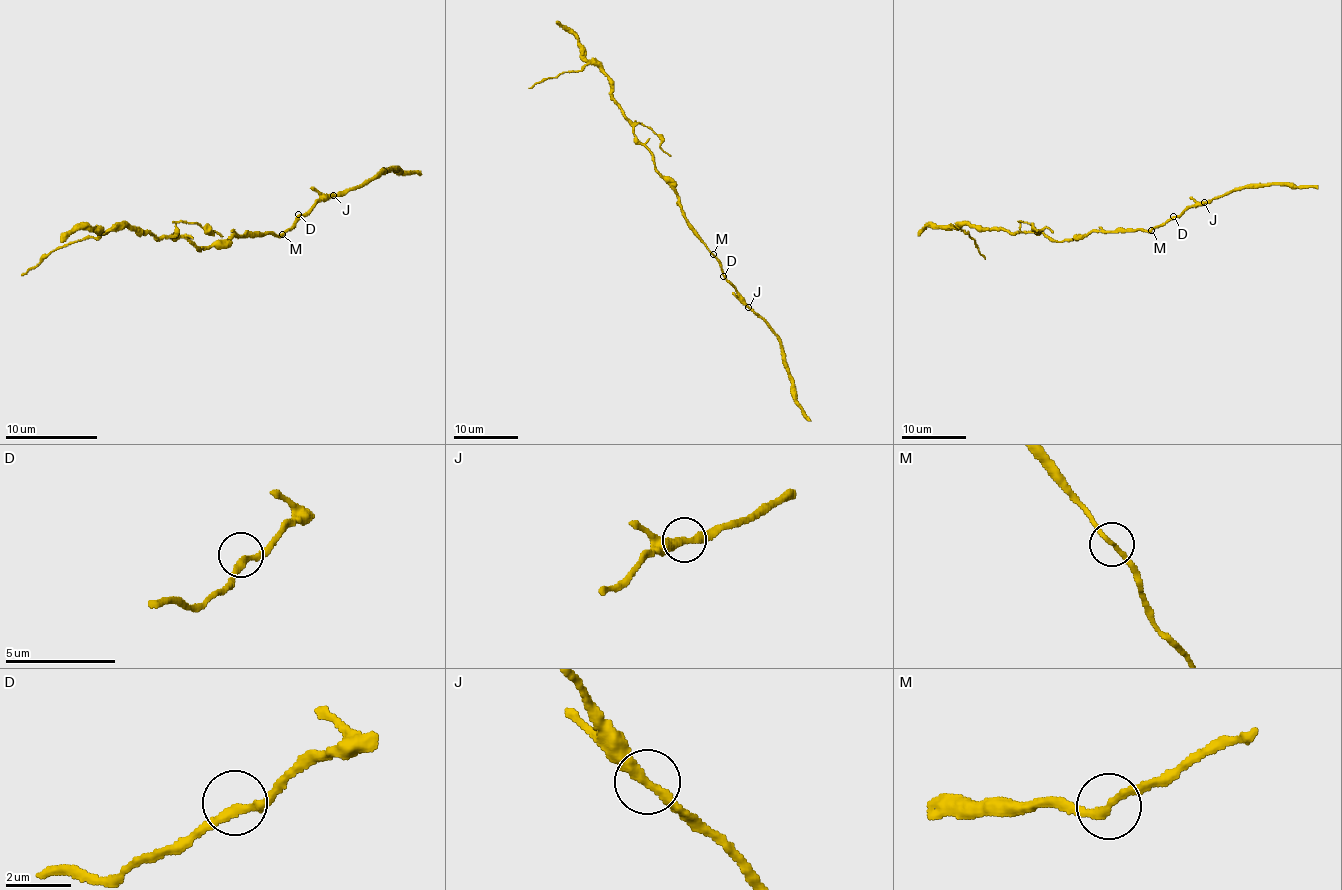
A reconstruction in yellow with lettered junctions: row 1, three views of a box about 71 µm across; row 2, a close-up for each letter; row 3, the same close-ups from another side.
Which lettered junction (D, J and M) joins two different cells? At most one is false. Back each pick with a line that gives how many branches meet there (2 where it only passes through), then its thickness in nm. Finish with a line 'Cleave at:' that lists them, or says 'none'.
Cleave at: none

